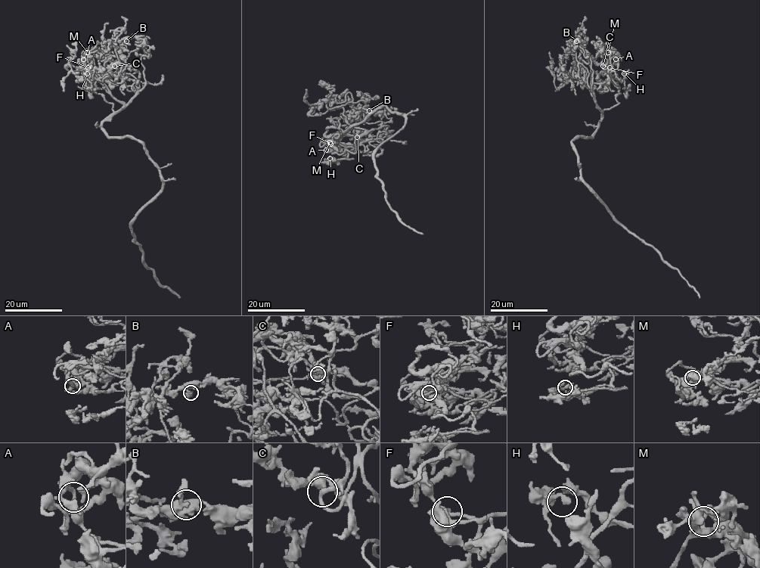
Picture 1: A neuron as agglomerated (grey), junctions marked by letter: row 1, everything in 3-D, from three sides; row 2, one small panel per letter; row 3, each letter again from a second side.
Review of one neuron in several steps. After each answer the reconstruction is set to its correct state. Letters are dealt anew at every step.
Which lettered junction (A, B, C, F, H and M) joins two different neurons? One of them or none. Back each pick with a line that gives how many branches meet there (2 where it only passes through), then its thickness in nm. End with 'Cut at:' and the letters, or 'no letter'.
Cut at: no letter

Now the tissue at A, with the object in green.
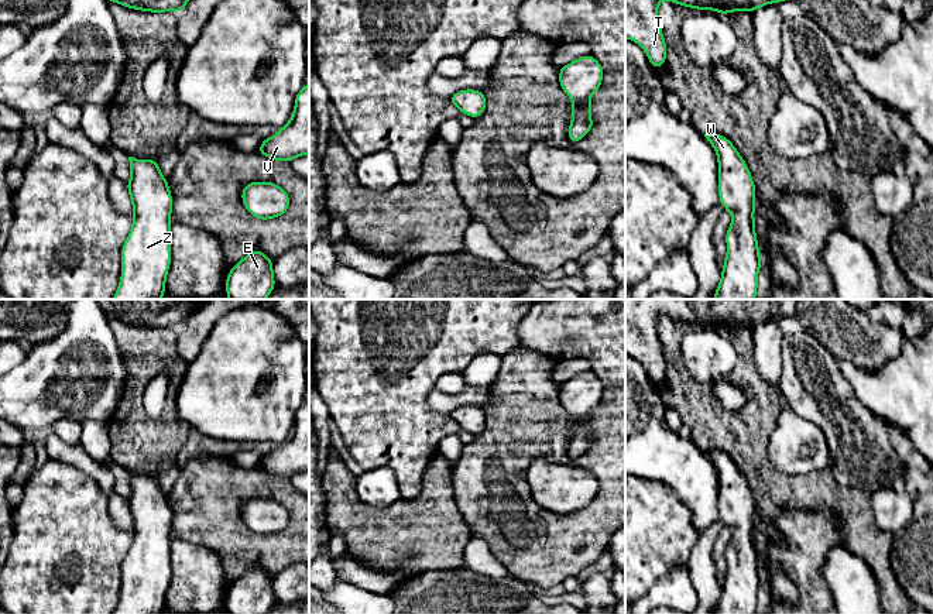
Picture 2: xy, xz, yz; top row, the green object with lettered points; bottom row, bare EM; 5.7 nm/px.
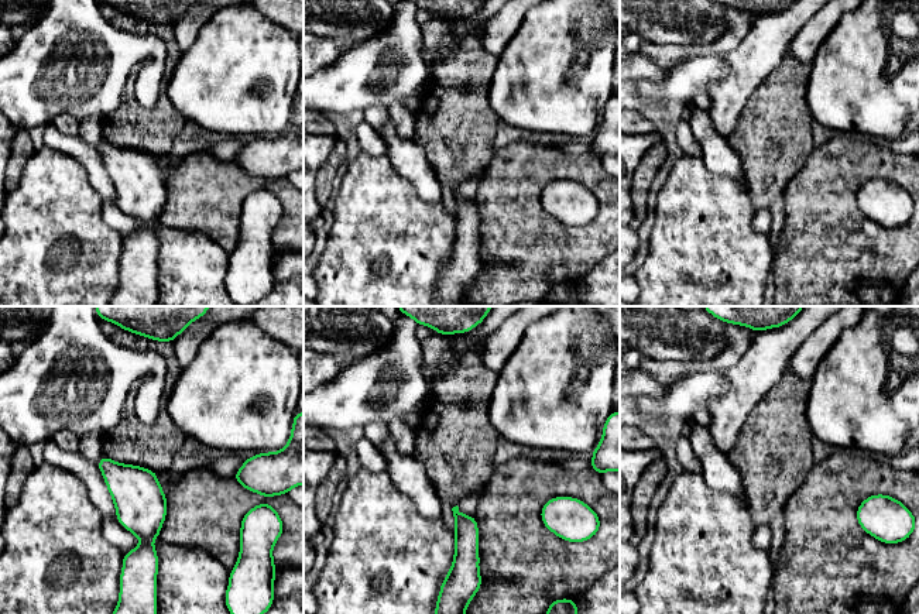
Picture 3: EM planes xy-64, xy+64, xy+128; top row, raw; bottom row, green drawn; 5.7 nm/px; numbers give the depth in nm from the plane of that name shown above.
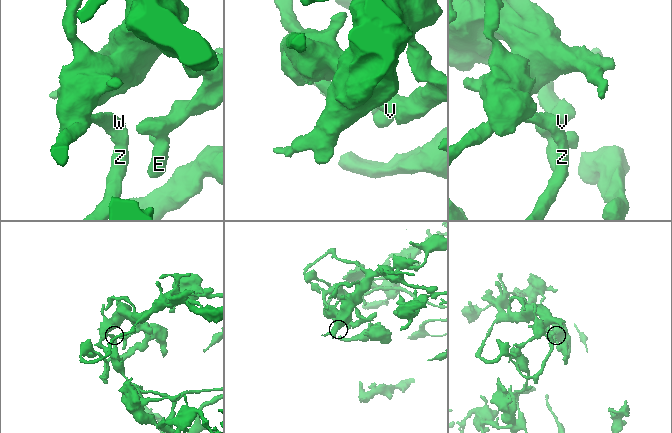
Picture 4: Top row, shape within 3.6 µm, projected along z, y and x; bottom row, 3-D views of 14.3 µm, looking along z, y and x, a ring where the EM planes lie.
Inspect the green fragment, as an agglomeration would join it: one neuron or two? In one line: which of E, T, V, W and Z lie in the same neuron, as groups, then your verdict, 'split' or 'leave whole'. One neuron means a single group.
E T V W Z | leave whole

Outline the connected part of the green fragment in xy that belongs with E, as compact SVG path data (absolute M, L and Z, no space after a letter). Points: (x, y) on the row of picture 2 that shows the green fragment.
M261 250L250 251L226 277L229 299L265 299L275 288L272 265Z

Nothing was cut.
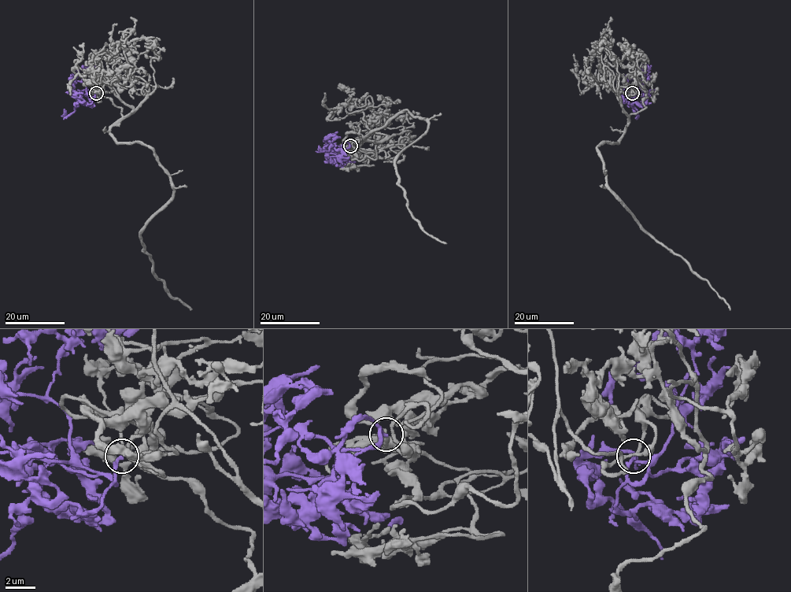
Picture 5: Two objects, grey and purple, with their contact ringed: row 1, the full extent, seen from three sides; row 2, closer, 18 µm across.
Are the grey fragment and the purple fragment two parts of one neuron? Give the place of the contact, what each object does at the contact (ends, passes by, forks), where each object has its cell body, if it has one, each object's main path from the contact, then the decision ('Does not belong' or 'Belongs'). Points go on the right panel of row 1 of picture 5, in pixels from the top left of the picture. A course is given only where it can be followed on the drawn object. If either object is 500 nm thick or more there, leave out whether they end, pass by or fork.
Place: (632, 93). At the ring grey ends. At the ring purple ends. Soma of grey: none. Soma of purple: none. Course of grey: (632, 92), (617, 83), (628, 124), (616, 142), (596, 148), (608, 186), (643, 229), (708, 283), (730, 309). Course of purple: (632, 93), (630, 97), (633, 98), (635, 95), (629, 91), (622, 97), (637, 111), (638, 116), (632, 109). Belongs

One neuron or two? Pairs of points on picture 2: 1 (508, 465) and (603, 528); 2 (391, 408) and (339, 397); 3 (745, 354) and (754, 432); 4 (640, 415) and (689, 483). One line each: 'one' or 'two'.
1: one
2: one
3: one
4: one

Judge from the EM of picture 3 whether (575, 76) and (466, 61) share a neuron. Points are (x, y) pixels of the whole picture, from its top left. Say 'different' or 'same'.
different

